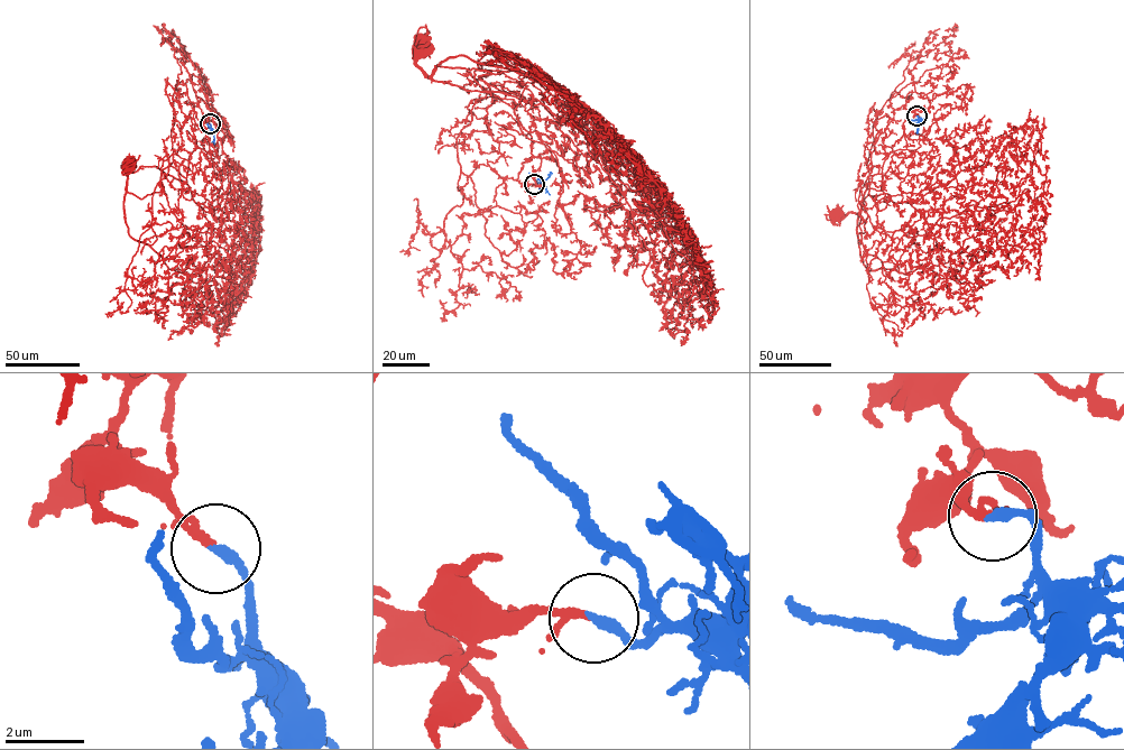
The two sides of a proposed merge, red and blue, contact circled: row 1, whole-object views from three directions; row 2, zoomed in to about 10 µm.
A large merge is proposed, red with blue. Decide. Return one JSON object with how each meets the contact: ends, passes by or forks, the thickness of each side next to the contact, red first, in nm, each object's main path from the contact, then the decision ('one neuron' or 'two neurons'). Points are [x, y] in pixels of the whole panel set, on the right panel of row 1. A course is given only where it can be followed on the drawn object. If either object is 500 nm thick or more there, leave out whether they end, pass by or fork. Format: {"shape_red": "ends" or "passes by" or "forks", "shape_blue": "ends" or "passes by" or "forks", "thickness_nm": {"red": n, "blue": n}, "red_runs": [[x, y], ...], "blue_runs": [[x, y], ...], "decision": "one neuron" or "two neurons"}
{"shape_red": "passes by", "shape_blue": "ends", "thickness_nm": {"red": 140, "blue": 280}, "red_runs": [[917, 116], [903, 105], [893, 111], [883, 141], [884, 193], [867, 195], [859, 213], [836, 214]], "blue_runs": [[917, 116], [918, 132]], "decision": "one neuron"}

